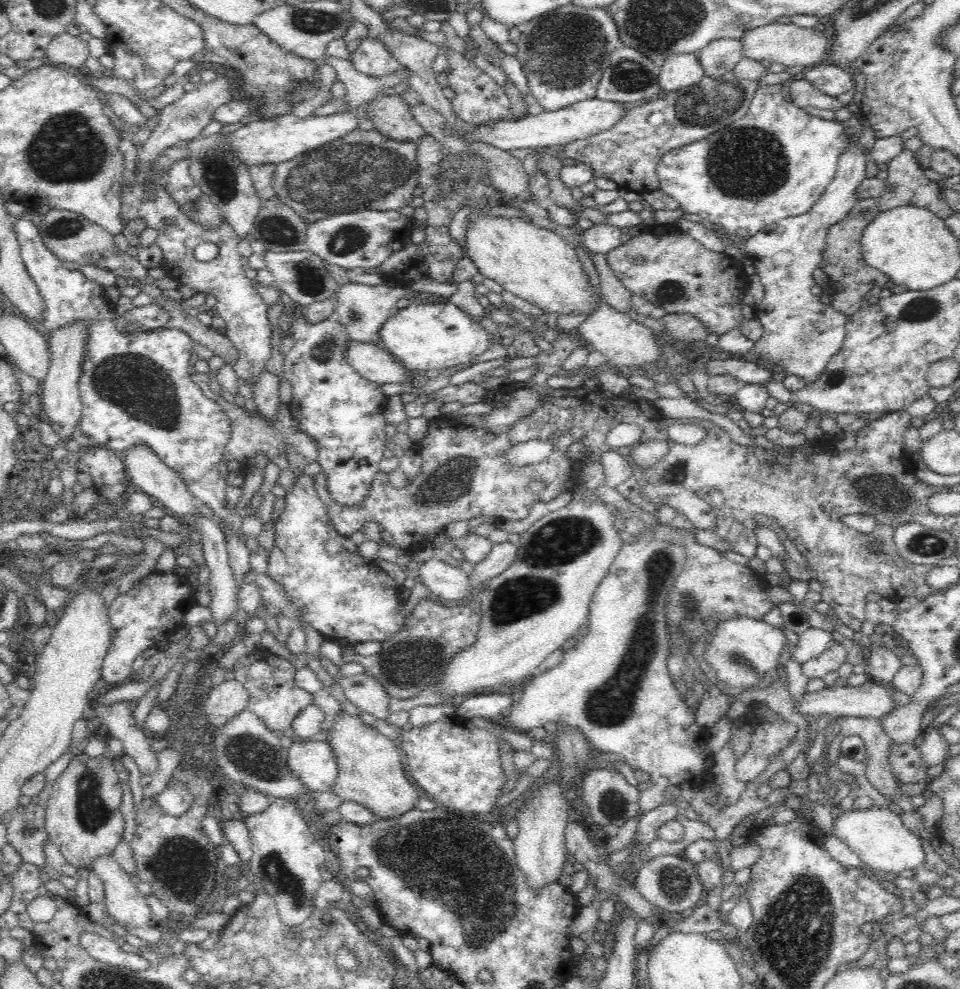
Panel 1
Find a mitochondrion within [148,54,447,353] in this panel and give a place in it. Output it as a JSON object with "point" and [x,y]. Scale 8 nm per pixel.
{"point":[362,171]}

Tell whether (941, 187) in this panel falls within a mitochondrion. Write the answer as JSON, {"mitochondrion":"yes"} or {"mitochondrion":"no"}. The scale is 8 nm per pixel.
{"mitochondrion":"no"}

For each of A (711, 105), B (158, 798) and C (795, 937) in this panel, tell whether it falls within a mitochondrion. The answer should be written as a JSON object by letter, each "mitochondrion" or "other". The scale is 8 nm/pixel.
{"A":"mitochondrion","B":"other","C":"mitochondrion"}

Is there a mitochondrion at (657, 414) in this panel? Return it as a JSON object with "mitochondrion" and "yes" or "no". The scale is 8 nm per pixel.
{"mitochondrion":"no"}

